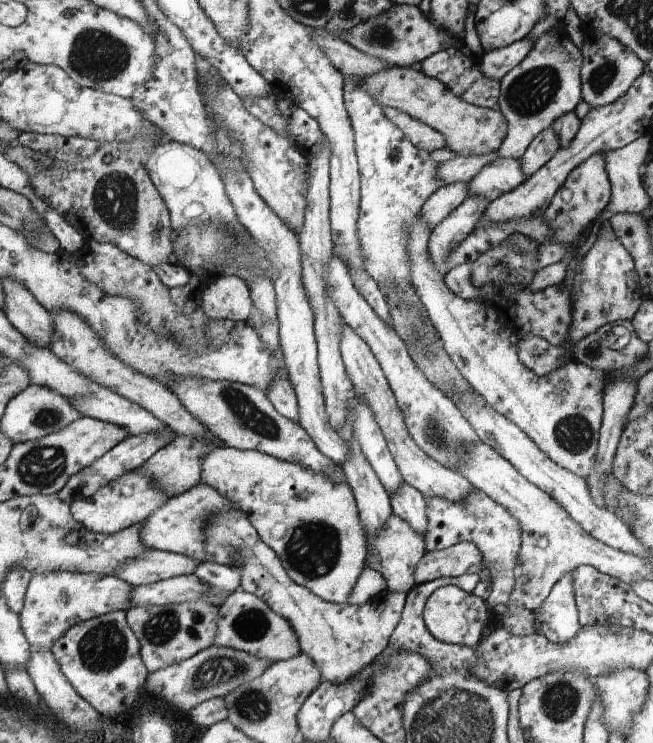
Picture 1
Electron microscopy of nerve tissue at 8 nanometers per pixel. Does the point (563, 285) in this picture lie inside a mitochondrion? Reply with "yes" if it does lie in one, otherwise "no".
no

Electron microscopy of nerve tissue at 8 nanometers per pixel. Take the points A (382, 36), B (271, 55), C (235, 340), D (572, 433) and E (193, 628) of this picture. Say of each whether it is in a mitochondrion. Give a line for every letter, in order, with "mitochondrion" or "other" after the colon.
A: mitochondrion
B: other
C: other
D: mitochondrion
E: mitochondrion

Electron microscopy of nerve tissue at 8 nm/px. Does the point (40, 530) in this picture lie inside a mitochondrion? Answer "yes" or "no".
no

